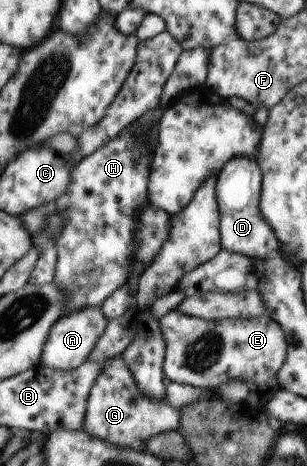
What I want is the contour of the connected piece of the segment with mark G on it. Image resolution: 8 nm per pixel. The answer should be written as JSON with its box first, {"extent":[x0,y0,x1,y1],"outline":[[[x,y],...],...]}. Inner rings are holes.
{"extent":[83,355,181,450],"outline":[[[120,355],[103,363],[101,374],[90,383],[89,393],[83,430],[89,436],[101,438],[119,449],[146,450],[147,440],[161,432],[176,430],[178,422],[181,422],[180,409],[171,406],[167,400],[153,402],[153,398],[141,394],[129,366],[123,362]]]}

